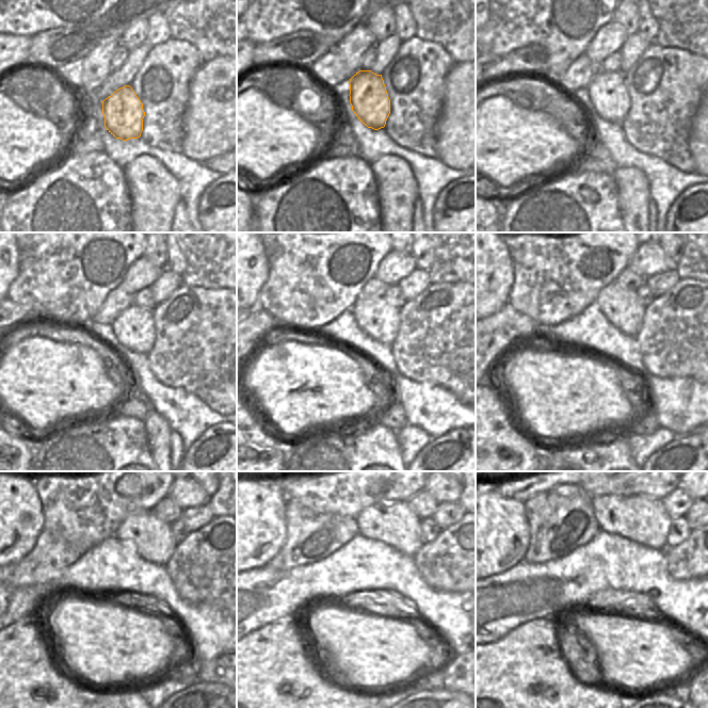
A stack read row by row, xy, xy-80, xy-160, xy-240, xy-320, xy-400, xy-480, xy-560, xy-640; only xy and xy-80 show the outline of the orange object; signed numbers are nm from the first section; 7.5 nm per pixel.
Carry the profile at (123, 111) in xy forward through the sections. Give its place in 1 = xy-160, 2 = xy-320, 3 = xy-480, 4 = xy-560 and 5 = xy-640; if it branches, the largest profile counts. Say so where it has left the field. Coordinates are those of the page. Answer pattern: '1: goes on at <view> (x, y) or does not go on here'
1: goes on at xy-160 (608, 92)
2: goes on at xy-320 (376, 318)
3: goes on at xy-480 (151, 536)
4: goes on at xy-560 (396, 525)
5: goes on at xy-640 (640, 518)

